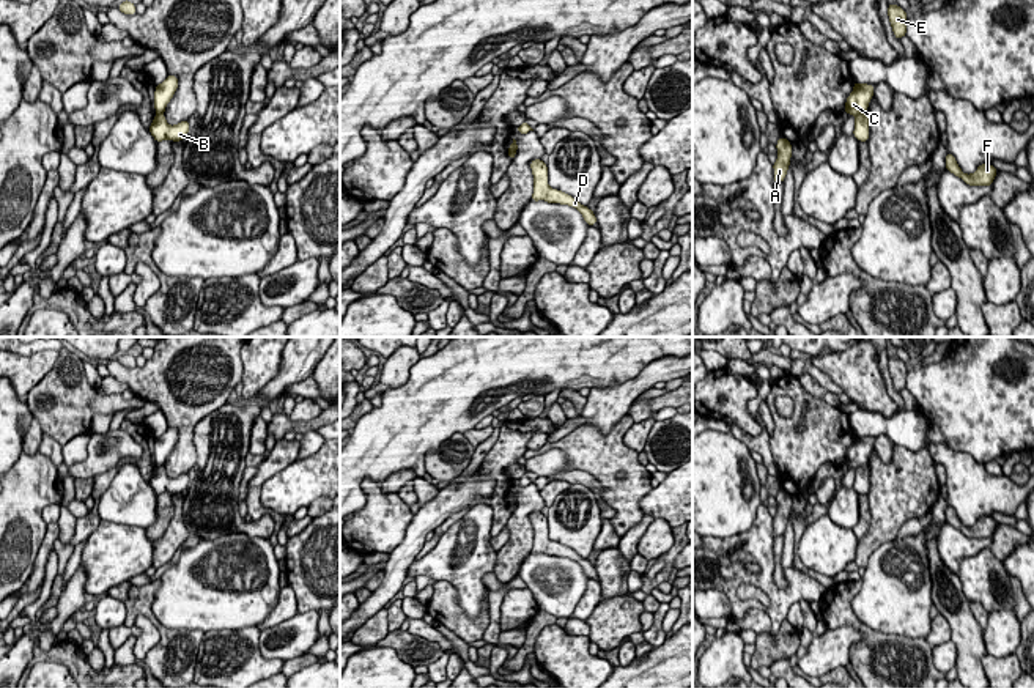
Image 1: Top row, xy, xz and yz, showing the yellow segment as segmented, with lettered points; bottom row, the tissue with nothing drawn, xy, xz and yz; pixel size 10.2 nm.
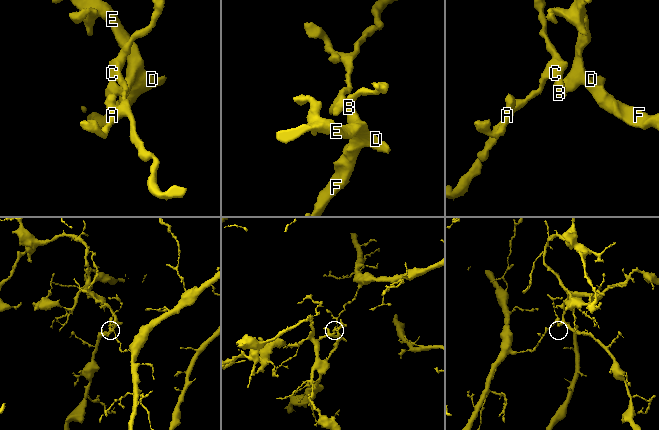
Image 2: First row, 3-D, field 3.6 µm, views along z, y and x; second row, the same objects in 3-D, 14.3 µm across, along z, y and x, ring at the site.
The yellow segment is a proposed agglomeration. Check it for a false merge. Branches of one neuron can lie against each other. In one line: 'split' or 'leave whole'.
split

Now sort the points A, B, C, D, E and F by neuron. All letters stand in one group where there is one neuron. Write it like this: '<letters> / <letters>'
A C / B D E F

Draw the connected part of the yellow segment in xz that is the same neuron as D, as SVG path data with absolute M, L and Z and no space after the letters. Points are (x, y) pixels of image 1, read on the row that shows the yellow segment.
M534 159L530 162L530 168L534 175L534 194L532 194L534 202L545 200L548 203L560 203L560 205L573 206L582 214L584 220L589 225L595 227L596 217L592 209L581 205L571 195L562 190L552 189L548 184L548 165L541 159Z

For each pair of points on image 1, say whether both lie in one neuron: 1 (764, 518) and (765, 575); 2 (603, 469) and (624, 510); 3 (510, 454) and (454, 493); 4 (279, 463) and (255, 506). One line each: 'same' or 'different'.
1: same
2: same
3: different
4: same

